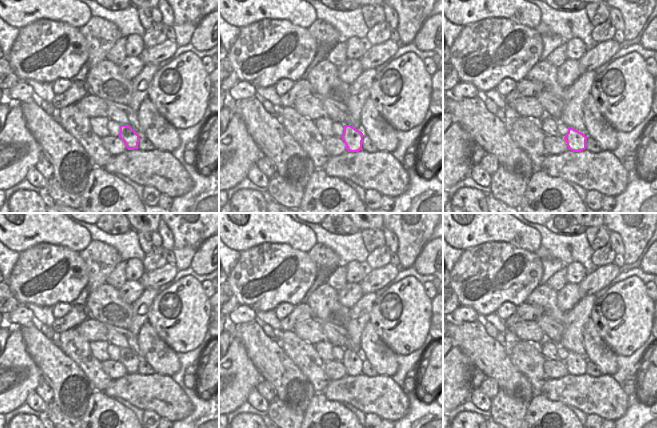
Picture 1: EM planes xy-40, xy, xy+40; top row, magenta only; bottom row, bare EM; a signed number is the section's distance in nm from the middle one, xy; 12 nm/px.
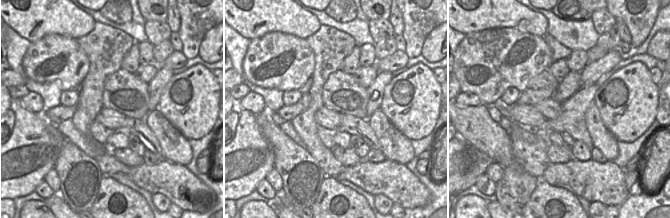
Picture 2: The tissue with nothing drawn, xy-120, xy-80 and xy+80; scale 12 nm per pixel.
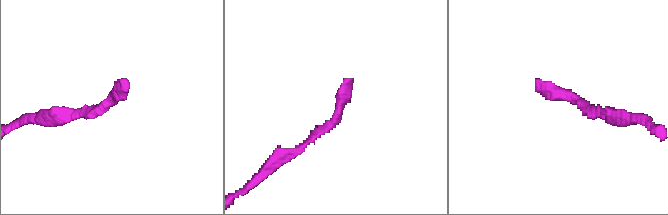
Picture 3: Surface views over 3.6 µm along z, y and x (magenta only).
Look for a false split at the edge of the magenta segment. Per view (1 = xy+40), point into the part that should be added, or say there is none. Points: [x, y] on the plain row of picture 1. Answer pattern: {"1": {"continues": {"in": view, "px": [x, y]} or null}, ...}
{"1": {"continues": null}}

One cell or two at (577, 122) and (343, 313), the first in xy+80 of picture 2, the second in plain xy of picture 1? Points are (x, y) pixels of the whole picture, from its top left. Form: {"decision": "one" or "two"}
{"decision": "two"}

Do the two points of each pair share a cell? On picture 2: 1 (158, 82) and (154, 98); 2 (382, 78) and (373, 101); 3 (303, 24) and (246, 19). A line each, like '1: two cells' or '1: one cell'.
1: one cell
2: one cell
3: one cell

